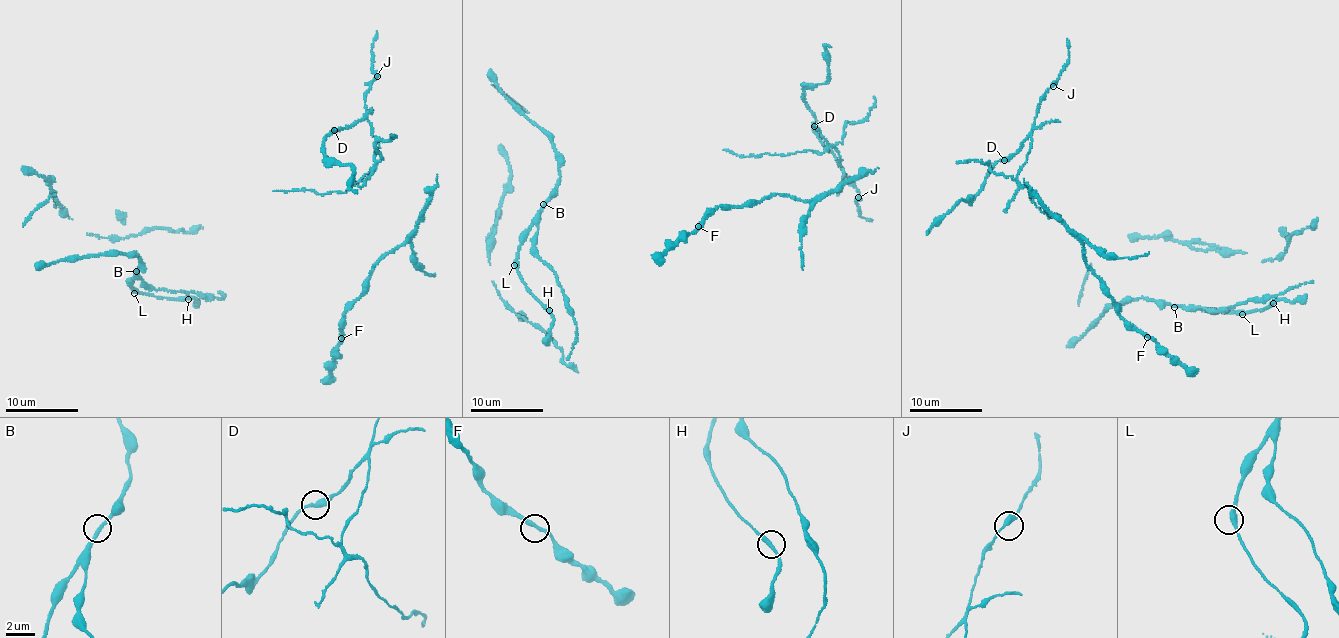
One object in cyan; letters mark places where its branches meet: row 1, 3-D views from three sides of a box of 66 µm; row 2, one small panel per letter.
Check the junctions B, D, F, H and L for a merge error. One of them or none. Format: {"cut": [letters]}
{"cut": ["D"]}

